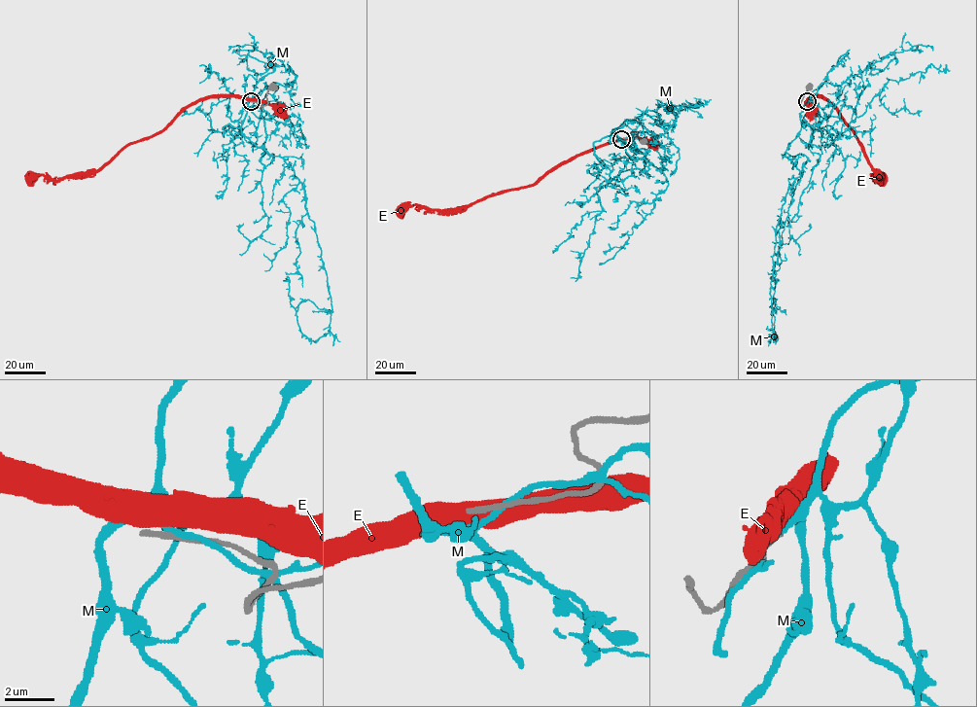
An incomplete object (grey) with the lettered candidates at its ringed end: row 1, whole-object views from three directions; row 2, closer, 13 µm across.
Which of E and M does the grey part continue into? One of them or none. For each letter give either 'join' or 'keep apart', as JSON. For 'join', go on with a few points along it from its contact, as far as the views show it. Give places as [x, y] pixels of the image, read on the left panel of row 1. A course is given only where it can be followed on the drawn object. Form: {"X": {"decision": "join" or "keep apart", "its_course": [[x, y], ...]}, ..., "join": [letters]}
{"E": {"decision": "keep apart"}, "M": {"decision": "keep apart"}, "join": []}

